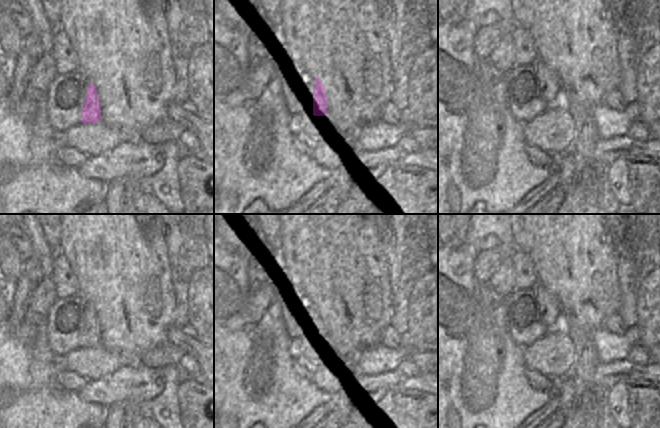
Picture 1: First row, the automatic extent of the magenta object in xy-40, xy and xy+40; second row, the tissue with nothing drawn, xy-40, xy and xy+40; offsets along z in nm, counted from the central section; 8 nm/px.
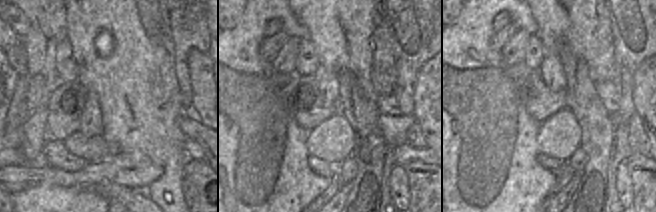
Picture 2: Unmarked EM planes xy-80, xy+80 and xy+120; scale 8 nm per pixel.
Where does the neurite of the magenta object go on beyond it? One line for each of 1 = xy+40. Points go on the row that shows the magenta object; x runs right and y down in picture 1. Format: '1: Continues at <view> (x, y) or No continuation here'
1: No continuation here.

